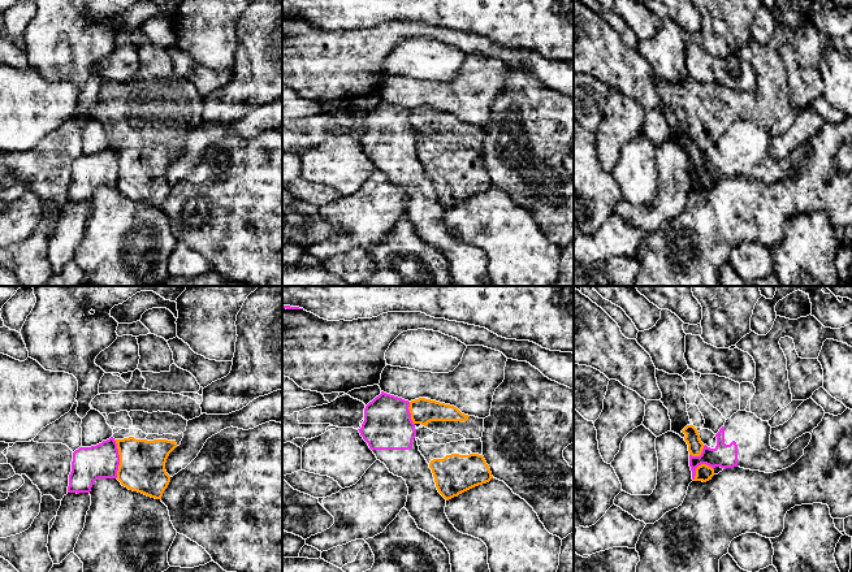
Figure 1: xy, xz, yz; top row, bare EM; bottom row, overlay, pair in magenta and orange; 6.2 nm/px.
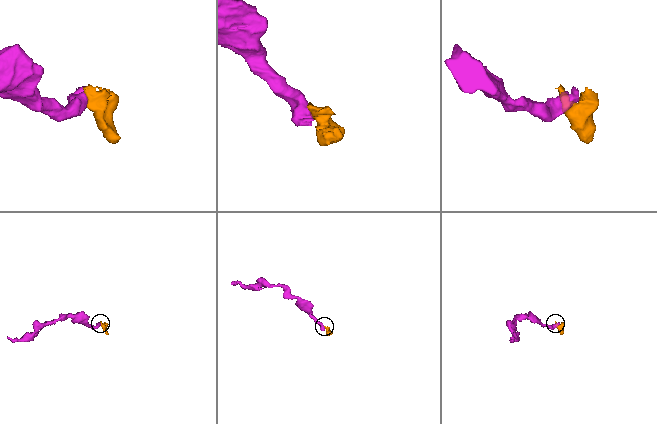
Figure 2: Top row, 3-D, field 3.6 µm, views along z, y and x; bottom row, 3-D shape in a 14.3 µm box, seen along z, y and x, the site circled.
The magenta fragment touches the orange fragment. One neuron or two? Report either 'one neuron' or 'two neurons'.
two neurons

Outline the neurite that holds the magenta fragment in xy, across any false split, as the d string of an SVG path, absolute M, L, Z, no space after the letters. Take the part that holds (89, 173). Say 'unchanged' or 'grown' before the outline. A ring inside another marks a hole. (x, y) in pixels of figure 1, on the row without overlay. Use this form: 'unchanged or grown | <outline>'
unchanged | M113 146L73 161L68 202L90 202L99 187L117 187L120 164Z

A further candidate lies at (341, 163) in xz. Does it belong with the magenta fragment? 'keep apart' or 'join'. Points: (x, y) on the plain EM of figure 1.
keep apart

